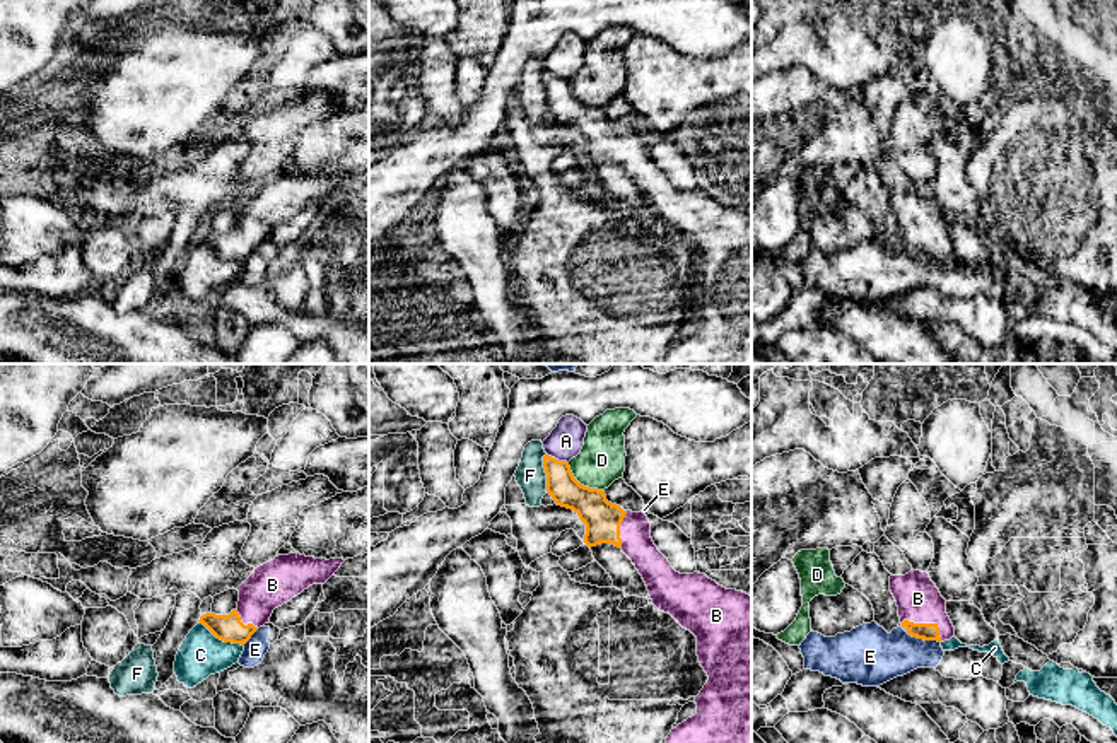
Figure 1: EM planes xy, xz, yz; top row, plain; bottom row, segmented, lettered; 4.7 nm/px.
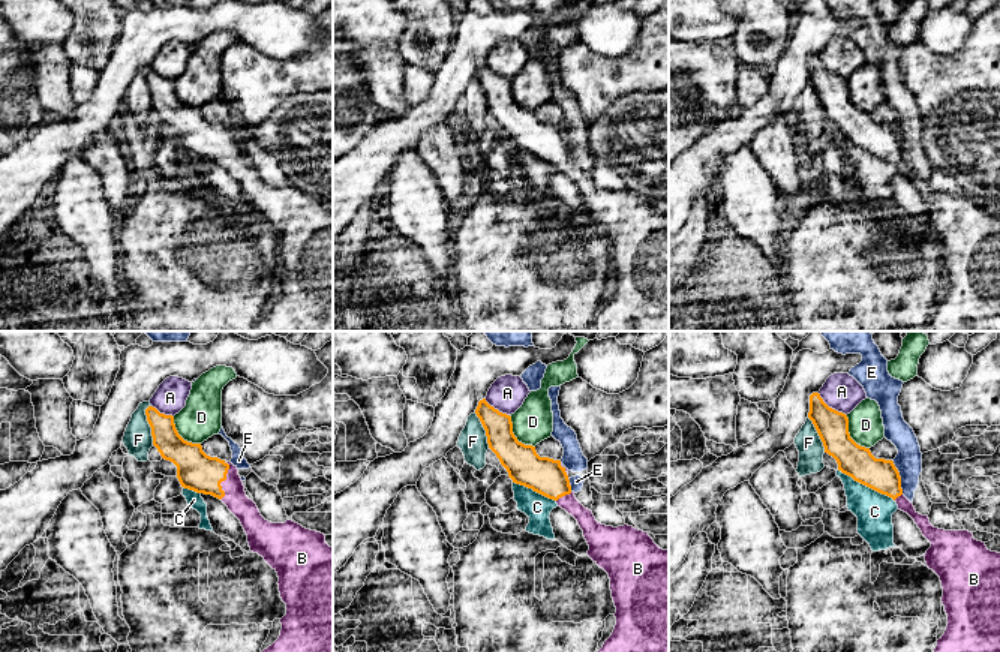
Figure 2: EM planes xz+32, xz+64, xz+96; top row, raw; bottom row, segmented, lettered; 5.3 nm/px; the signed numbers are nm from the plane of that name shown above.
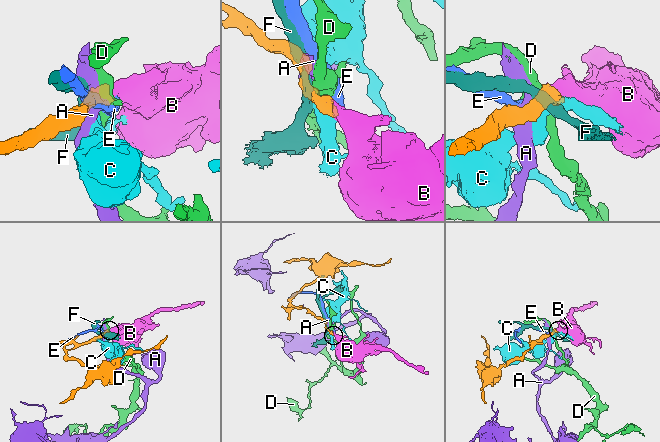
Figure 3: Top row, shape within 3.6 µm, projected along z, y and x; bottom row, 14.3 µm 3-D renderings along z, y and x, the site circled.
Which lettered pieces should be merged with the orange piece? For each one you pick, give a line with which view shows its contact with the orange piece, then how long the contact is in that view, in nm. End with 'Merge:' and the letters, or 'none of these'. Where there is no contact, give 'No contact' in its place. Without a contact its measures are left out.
B: Touches orange in yz. Shared border 220 nm
Merge: B

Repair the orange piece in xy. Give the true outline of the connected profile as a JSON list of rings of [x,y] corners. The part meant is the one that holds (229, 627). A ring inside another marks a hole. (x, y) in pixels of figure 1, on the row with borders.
[[[301,553],[278,555],[260,565],[237,588],[237,608],[229,615],[200,617],[217,639],[244,646],[251,635],[270,622],[275,608],[290,601],[313,584],[325,584],[343,564],[343,559],[314,559]]]

